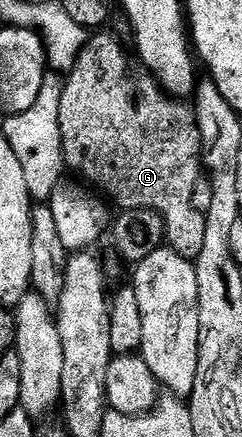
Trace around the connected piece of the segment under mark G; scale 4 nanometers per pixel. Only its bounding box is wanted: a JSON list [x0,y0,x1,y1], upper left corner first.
[60,34,206,261]

